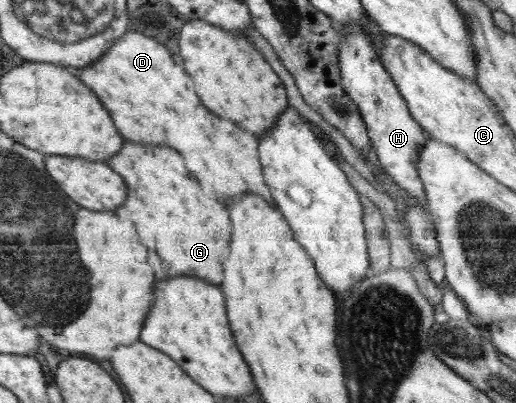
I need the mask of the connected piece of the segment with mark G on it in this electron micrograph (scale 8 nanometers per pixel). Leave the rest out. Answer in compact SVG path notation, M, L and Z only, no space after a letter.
M125 141L125 149L121 155L113 155L109 159L113 163L113 171L121 171L125 179L129 179L129 203L117 209L117 215L127 217L141 227L141 243L149 247L149 259L153 259L153 271L157 271L157 279L175 277L175 275L197 275L211 283L221 283L223 279L223 261L229 255L229 241L231 241L231 219L229 211L217 203L215 199L203 197L197 179L187 171L183 157L173 147L159 147L159 145L139 145Z

